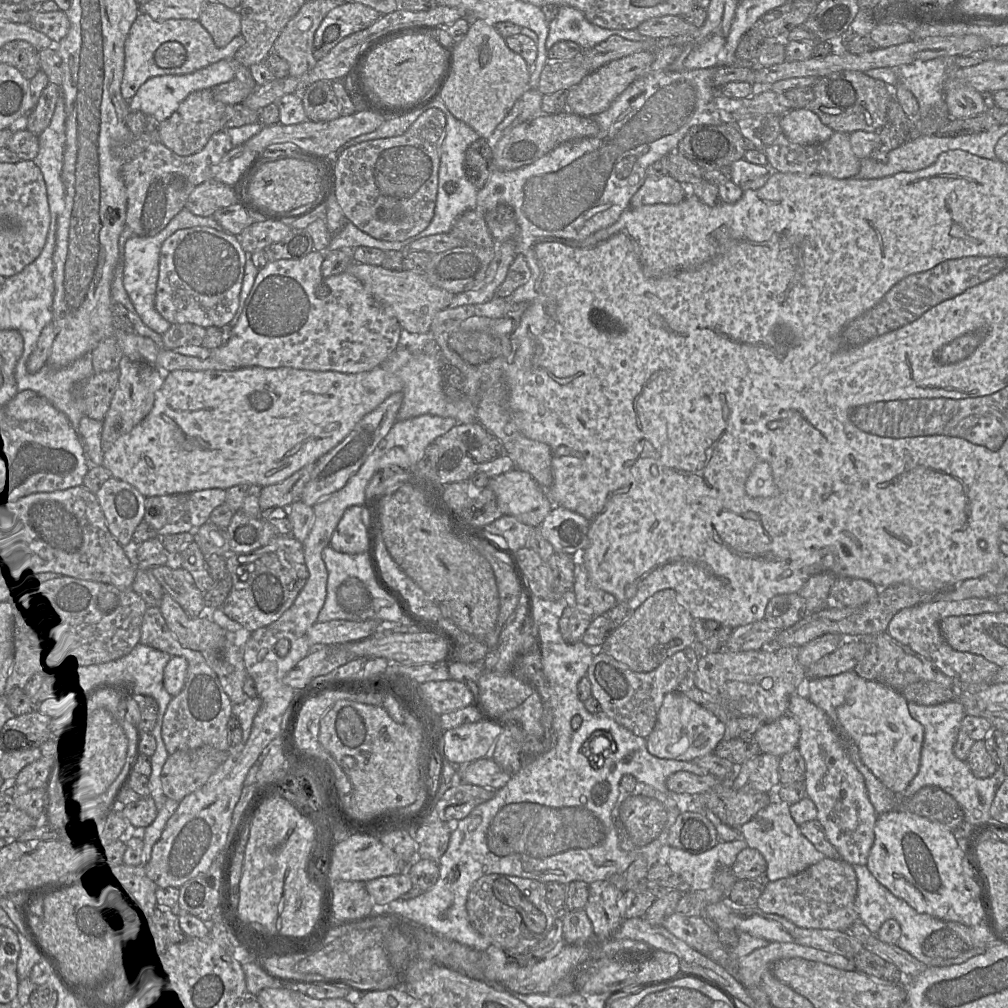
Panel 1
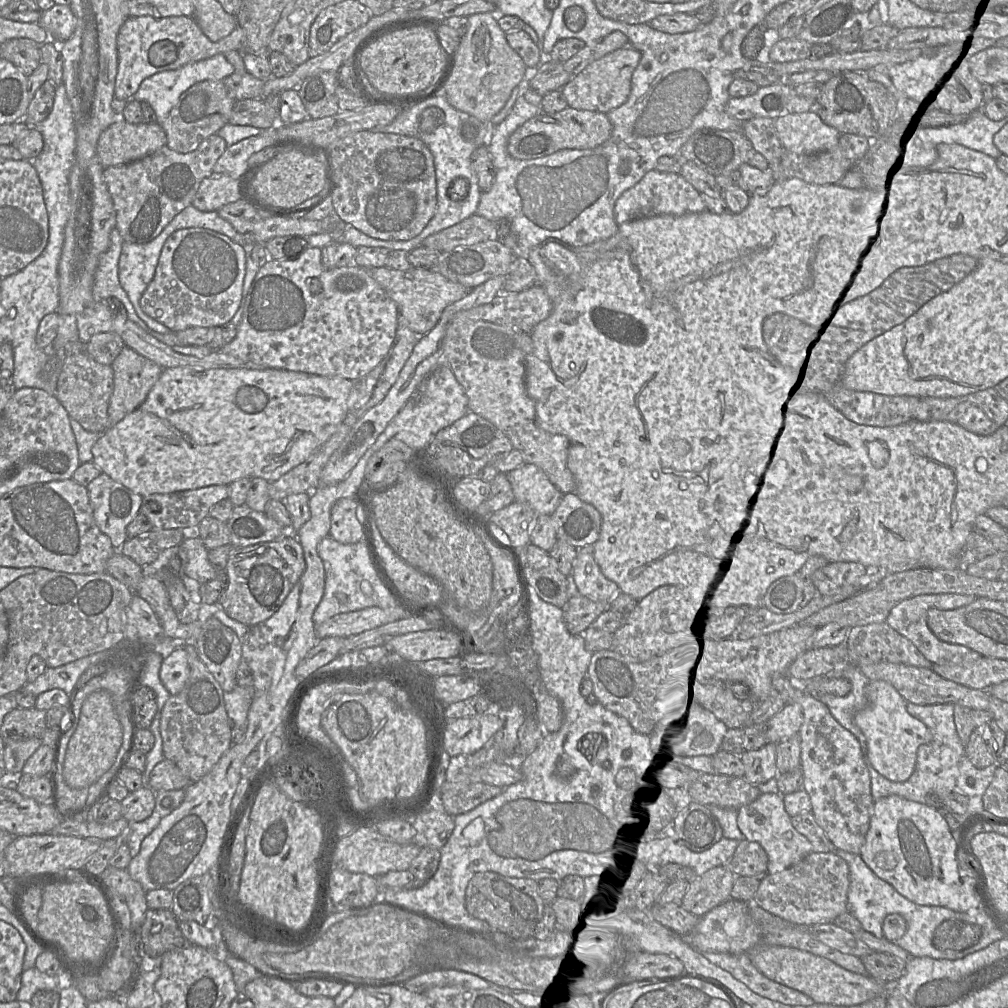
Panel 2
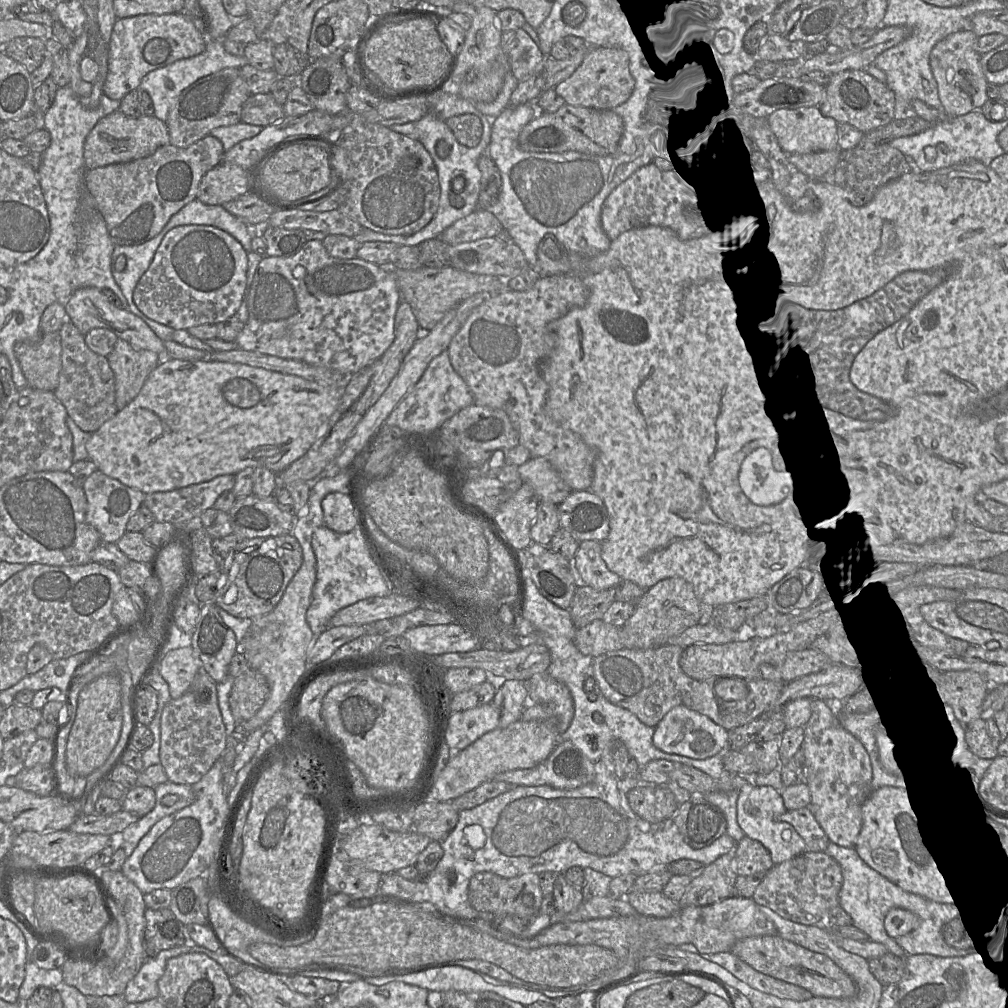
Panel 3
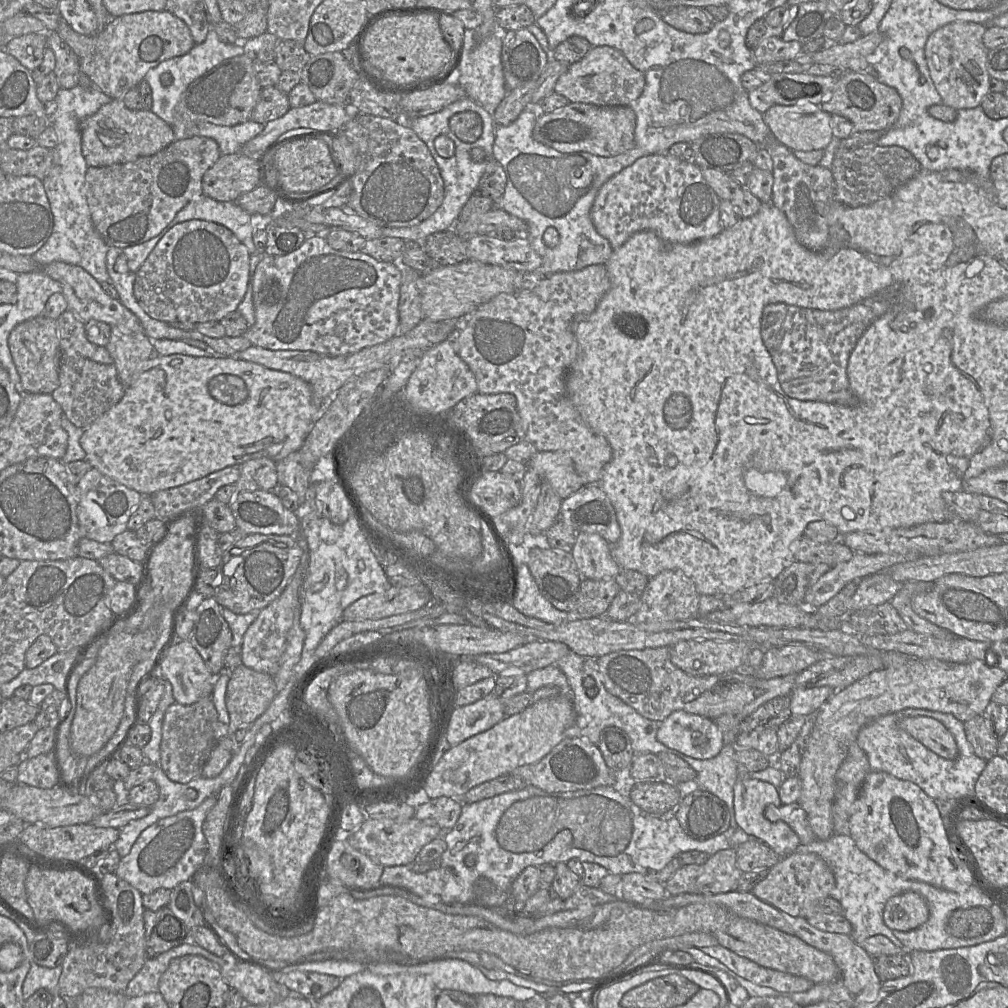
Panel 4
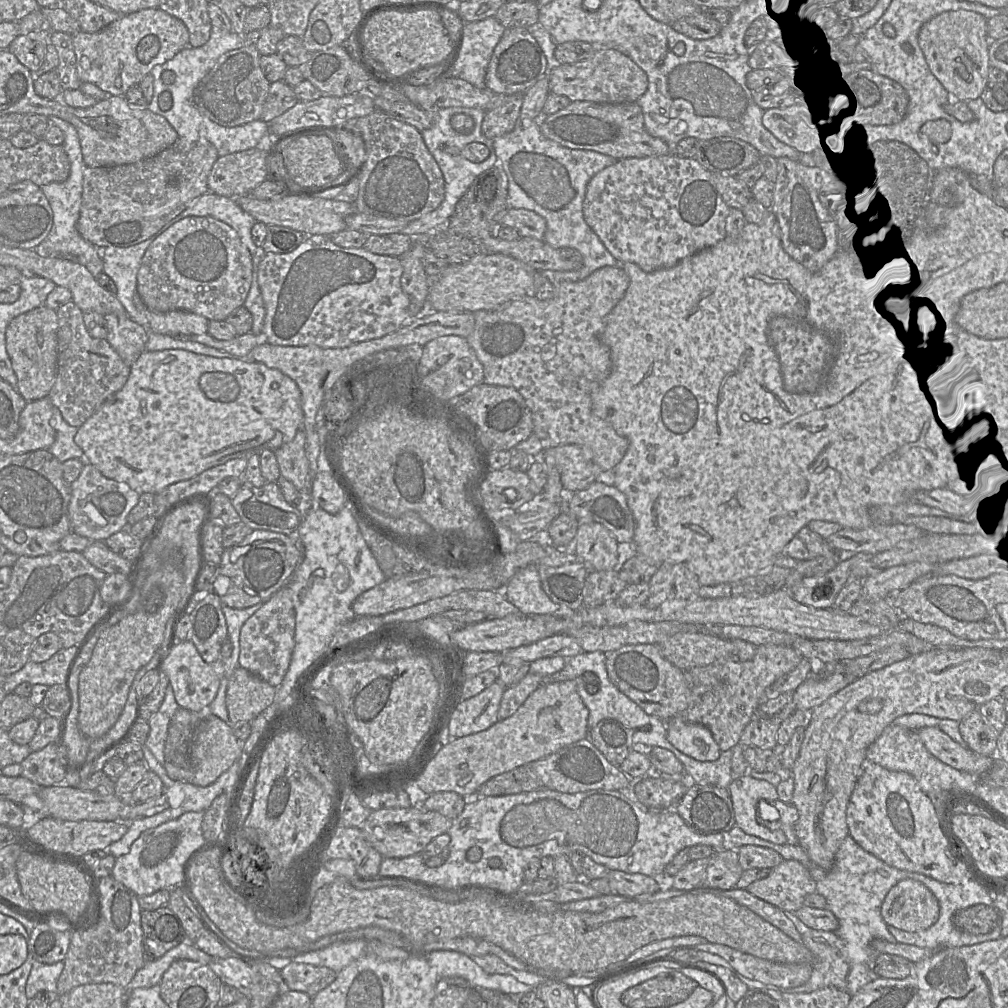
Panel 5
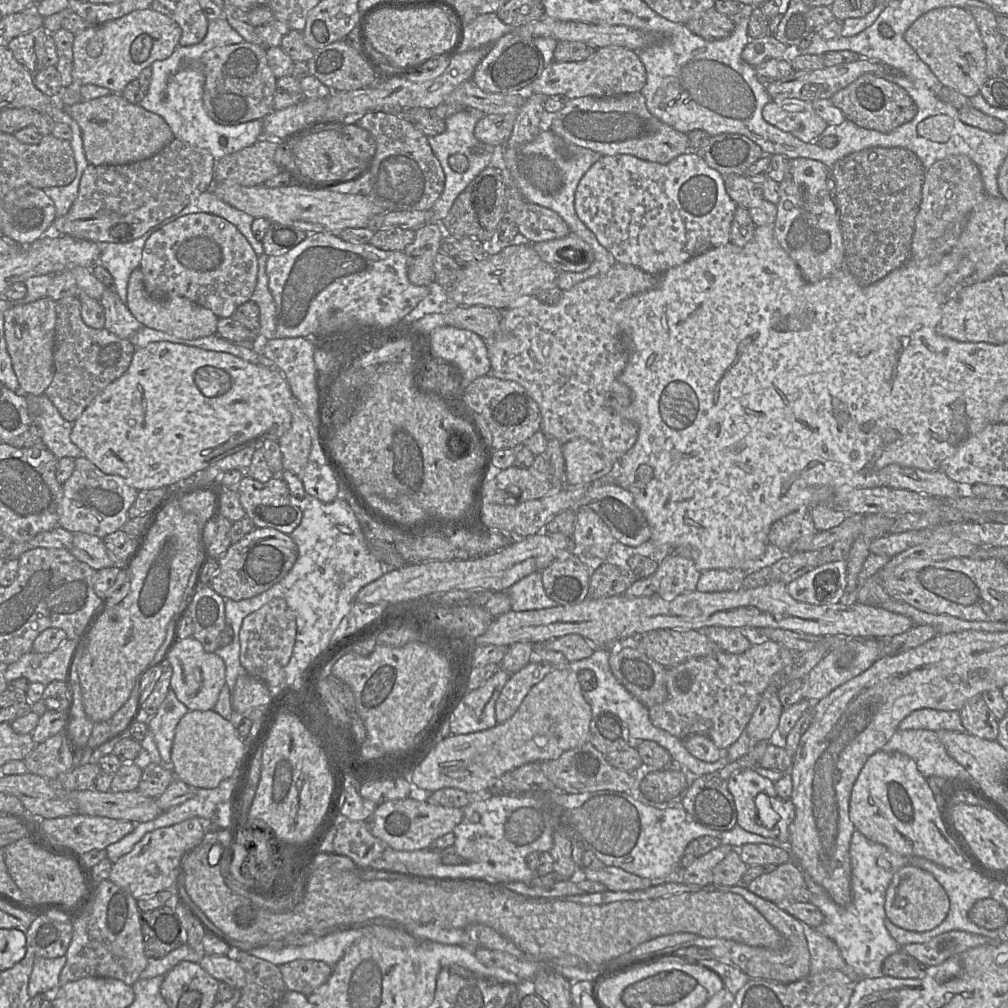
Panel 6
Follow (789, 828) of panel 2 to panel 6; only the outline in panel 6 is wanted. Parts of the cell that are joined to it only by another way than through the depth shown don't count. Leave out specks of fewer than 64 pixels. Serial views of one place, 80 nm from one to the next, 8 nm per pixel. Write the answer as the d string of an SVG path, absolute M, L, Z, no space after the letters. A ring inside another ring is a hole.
M753 768L741 769L729 778L728 791L734 799L737 825L748 832L777 839L779 830L760 824L755 807L758 794L765 794L770 798L777 796L771 780L759 775Z

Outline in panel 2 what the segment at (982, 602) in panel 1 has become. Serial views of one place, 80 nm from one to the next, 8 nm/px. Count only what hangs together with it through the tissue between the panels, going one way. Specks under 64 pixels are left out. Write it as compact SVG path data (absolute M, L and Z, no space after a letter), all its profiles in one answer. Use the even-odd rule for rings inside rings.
M955 593L923 594L910 597L900 601L890 611L886 621L894 630L909 639L932 664L971 665L982 655L966 646L947 643L937 637L928 626L927 612L931 608L952 610L963 607L973 602L975 598L973 595Z

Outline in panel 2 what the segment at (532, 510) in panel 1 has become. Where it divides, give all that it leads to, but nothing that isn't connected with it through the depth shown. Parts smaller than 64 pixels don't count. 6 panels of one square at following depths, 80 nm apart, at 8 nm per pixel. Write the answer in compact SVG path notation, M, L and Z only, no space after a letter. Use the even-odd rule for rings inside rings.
M524 463L506 473L514 500L529 505L538 515L551 515L563 494L536 465Z

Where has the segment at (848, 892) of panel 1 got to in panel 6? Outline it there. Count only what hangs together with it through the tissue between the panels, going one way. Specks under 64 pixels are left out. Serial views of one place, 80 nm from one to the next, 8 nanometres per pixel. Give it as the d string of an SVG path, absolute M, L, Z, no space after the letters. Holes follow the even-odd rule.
M788 861L755 878L747 889L777 905L783 899L792 899L793 891L804 886L804 872L795 861Z

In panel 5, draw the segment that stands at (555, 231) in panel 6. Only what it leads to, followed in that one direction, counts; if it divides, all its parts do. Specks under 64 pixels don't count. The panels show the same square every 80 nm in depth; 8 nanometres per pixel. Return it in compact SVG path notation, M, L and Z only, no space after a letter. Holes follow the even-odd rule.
M508 208L498 214L498 226L515 229L520 237L542 240L547 229L546 220L534 211Z

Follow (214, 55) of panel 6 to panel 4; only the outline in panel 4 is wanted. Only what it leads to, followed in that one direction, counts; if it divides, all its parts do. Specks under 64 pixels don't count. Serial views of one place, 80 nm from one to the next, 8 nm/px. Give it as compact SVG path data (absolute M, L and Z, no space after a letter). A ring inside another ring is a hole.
M246 53L228 58L188 86L174 111L171 127L176 140L197 135L198 125L207 122L234 126L251 119L262 91L254 73L254 61L255 59Z

